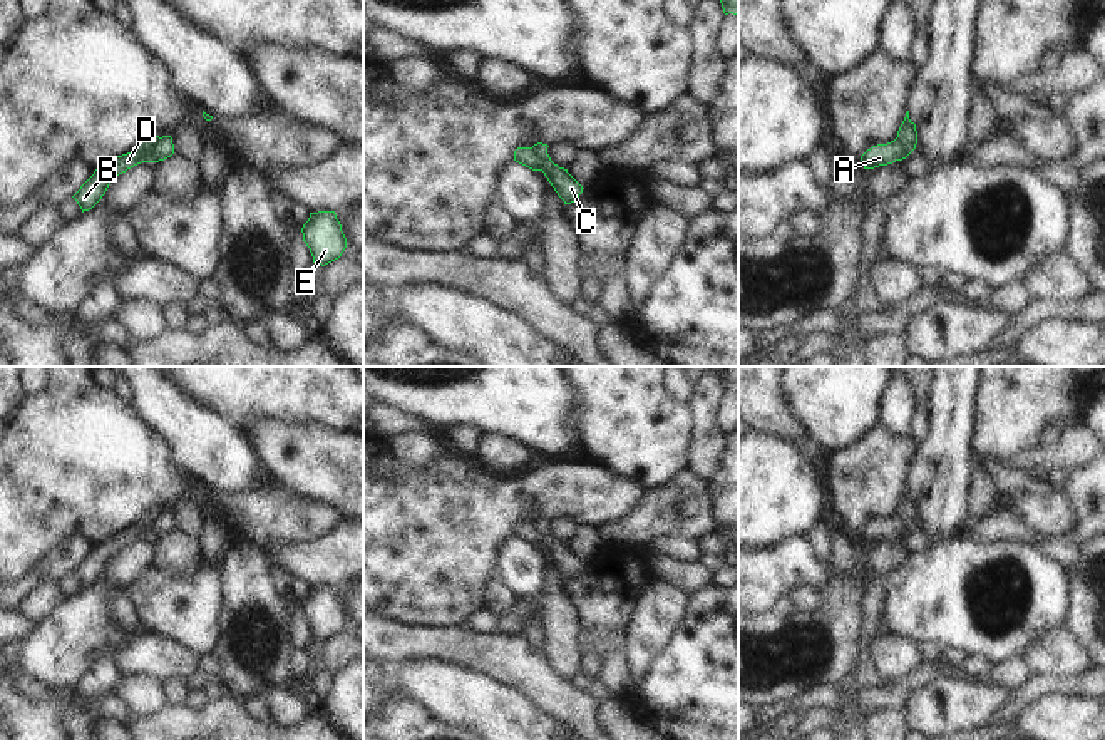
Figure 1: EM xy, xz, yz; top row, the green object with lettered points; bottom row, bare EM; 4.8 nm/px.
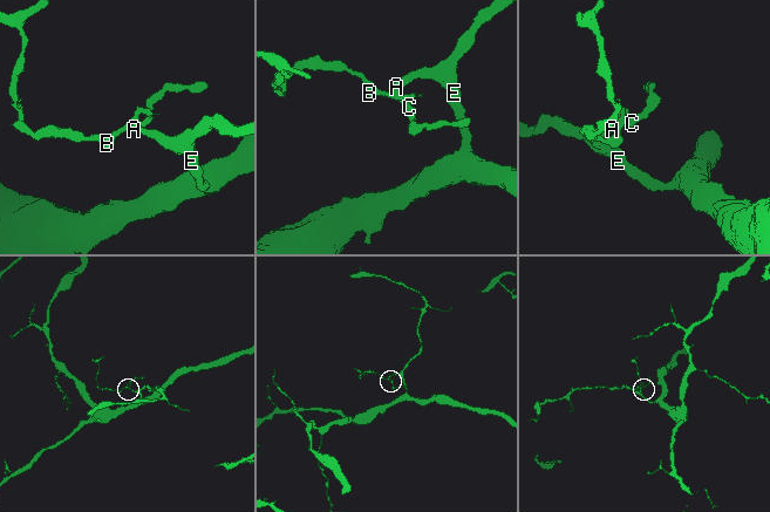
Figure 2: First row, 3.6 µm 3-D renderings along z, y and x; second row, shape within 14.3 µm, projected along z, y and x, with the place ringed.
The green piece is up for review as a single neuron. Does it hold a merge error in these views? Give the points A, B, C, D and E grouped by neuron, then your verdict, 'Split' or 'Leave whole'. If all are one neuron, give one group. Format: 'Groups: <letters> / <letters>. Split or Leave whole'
Groups: A C E / B D. Split

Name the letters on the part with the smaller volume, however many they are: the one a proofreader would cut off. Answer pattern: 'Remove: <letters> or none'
Remove: B, D

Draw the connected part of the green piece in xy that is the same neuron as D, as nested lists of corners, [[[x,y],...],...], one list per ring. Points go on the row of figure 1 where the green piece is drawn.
[[[159,136],[142,139],[131,152],[117,156],[109,164],[94,171],[94,174],[72,196],[80,206],[82,213],[92,209],[105,194],[109,184],[127,169],[144,162],[152,154]]]

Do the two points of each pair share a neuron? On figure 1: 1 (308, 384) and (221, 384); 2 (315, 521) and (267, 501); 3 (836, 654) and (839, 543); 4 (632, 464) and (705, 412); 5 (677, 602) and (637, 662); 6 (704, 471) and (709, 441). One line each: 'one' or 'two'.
1: one
2: one
3: two
4: two
5: one
6: one

